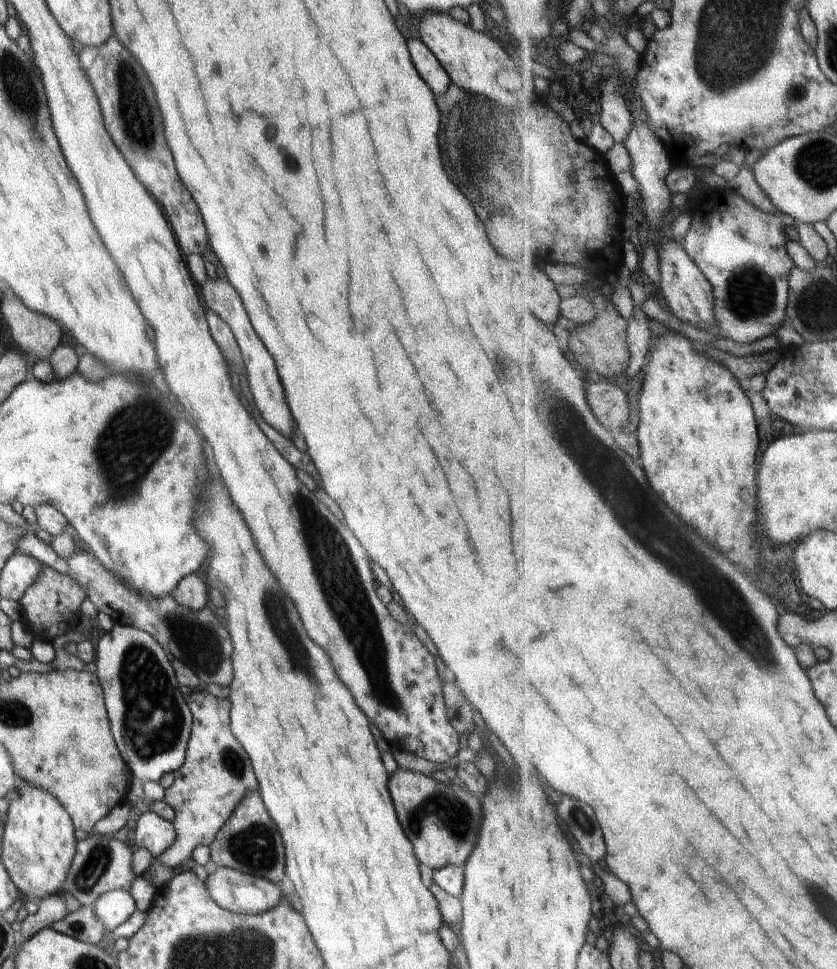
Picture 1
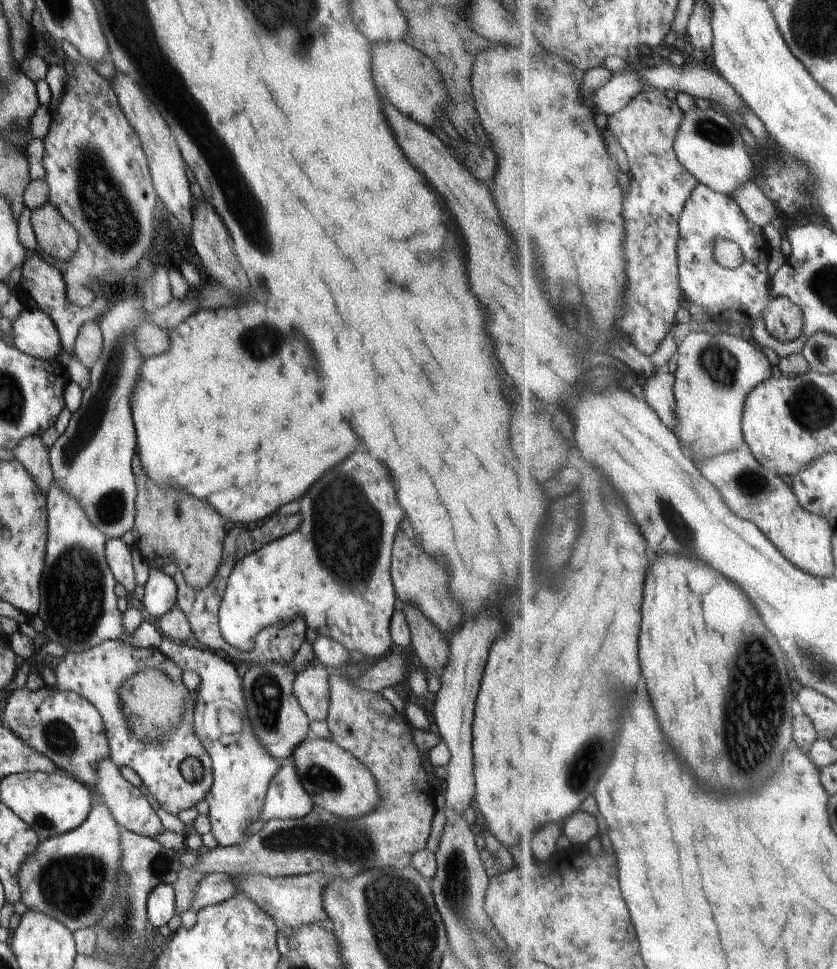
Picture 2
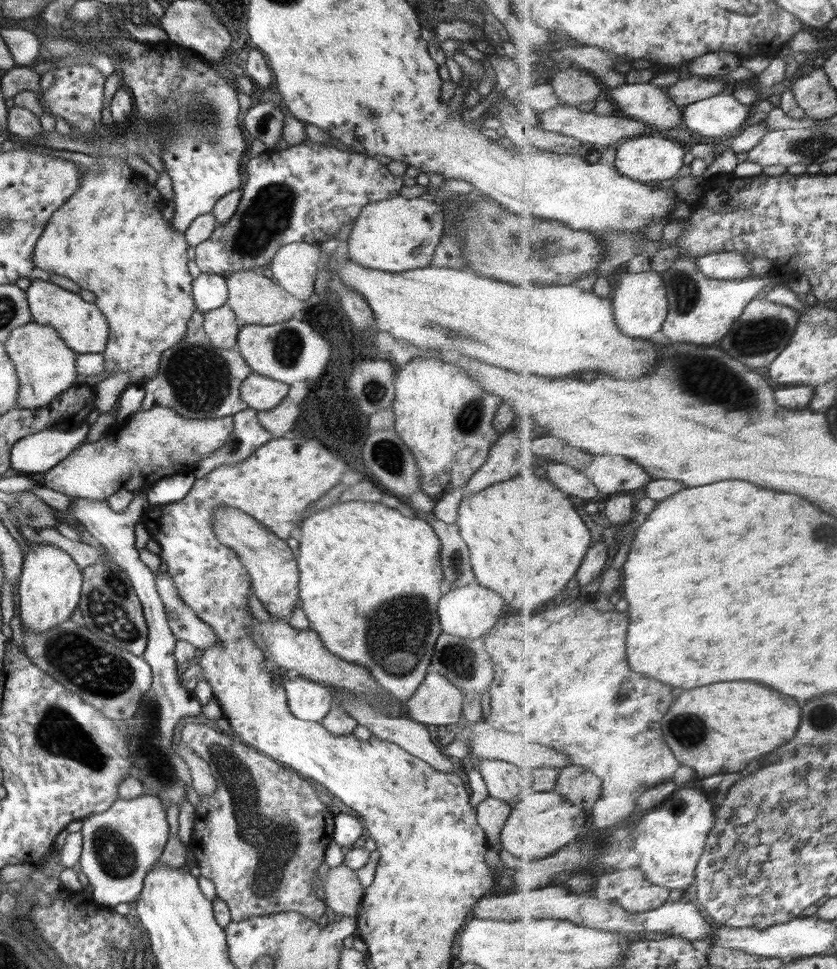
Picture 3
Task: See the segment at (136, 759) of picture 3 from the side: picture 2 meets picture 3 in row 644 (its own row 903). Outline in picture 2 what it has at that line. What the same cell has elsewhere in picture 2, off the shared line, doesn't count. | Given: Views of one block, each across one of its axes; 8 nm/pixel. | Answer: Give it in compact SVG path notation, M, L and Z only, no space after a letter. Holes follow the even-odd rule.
M168 883L156 885L147 898L147 919L157 927L168 924L176 915L174 889Z

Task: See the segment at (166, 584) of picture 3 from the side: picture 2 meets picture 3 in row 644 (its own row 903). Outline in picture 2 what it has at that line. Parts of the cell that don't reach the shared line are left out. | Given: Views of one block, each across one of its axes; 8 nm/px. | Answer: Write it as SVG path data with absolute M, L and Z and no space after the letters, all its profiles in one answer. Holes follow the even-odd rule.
M210 873L199 883L192 907L197 912L205 906L218 904L240 893L234 876L227 873Z

